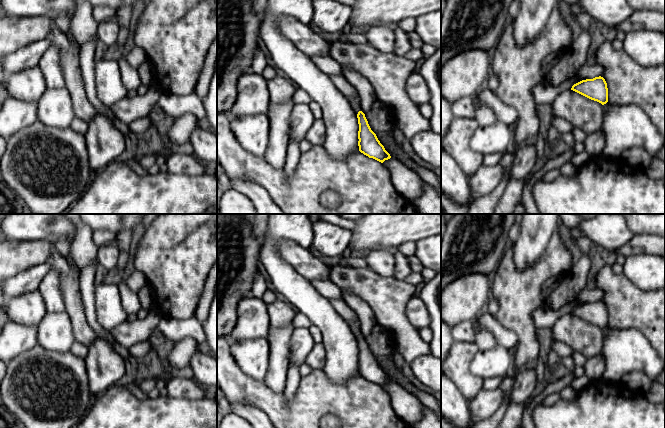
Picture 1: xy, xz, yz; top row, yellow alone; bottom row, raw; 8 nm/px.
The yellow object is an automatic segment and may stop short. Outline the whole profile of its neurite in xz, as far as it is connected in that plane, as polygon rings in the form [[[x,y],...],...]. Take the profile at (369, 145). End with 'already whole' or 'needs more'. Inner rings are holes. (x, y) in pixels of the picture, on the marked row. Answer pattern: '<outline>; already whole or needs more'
[[[359,94],[350,101],[352,108],[357,112],[359,131],[358,146],[359,151],[369,158],[373,158],[381,163],[391,158],[384,146],[378,140],[376,134],[371,130],[365,114],[361,111],[361,101]]]; needs more

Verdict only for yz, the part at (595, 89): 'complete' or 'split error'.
complete

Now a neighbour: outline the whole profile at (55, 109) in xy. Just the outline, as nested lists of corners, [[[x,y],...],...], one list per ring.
[[[65,87],[47,89],[37,103],[37,118],[49,127],[69,128],[76,117],[71,95]]]

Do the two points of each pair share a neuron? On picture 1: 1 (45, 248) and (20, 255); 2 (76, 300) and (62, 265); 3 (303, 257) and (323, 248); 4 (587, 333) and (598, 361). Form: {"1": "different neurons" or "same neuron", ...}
{"1": "same neuron", "2": "same neuron", "3": "different neurons", "4": "different neurons"}

